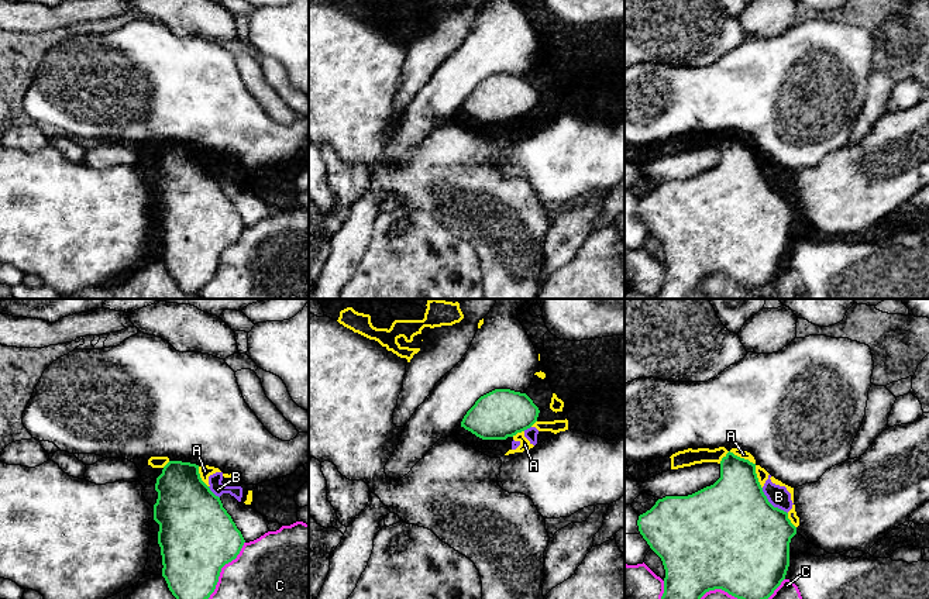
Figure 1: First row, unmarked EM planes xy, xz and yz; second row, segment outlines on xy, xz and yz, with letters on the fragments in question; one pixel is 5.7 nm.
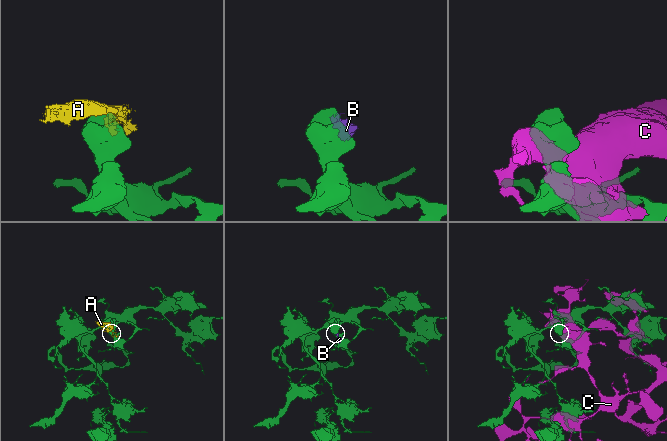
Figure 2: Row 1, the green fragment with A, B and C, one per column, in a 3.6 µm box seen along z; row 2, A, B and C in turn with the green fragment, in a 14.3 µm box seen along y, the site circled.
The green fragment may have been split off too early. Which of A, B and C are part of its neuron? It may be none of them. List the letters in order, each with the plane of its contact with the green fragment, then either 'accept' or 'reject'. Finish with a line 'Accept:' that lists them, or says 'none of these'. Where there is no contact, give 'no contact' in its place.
A: contact in yz; reject
B: contact in yz; reject
C: contact in xy; reject
Accept: none of these

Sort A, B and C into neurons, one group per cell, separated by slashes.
A B / C

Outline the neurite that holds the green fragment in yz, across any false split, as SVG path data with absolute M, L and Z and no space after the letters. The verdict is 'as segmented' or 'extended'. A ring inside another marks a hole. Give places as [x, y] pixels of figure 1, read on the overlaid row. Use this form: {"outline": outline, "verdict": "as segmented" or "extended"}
{"outline": "M727 452L720 461L720 478L688 496L665 496L639 516L639 531L661 558L665 578L661 599L701 599L706 592L722 589L737 599L768 599L785 579L789 567L789 543L796 527L788 513L774 507L763 492L756 464Z", "verdict": "as segmented"}

